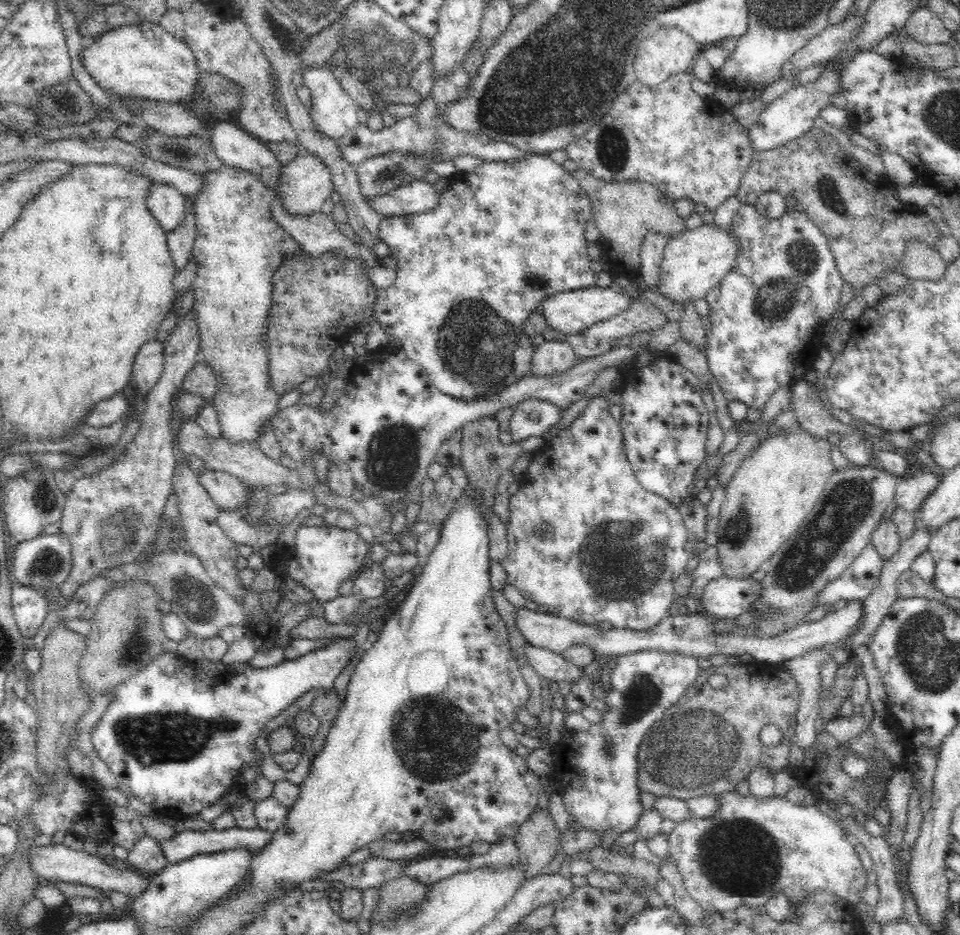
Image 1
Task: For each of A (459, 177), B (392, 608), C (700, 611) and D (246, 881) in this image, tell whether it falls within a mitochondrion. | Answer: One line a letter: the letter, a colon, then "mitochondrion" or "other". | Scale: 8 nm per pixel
A: other
B: other
C: other
D: other

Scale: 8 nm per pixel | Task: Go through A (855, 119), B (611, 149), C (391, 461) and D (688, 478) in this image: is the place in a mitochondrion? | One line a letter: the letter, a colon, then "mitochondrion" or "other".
A: other
B: mitochondrion
C: mitochondrion
D: other

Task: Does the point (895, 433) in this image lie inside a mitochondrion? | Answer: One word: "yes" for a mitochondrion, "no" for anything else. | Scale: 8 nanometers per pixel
no

